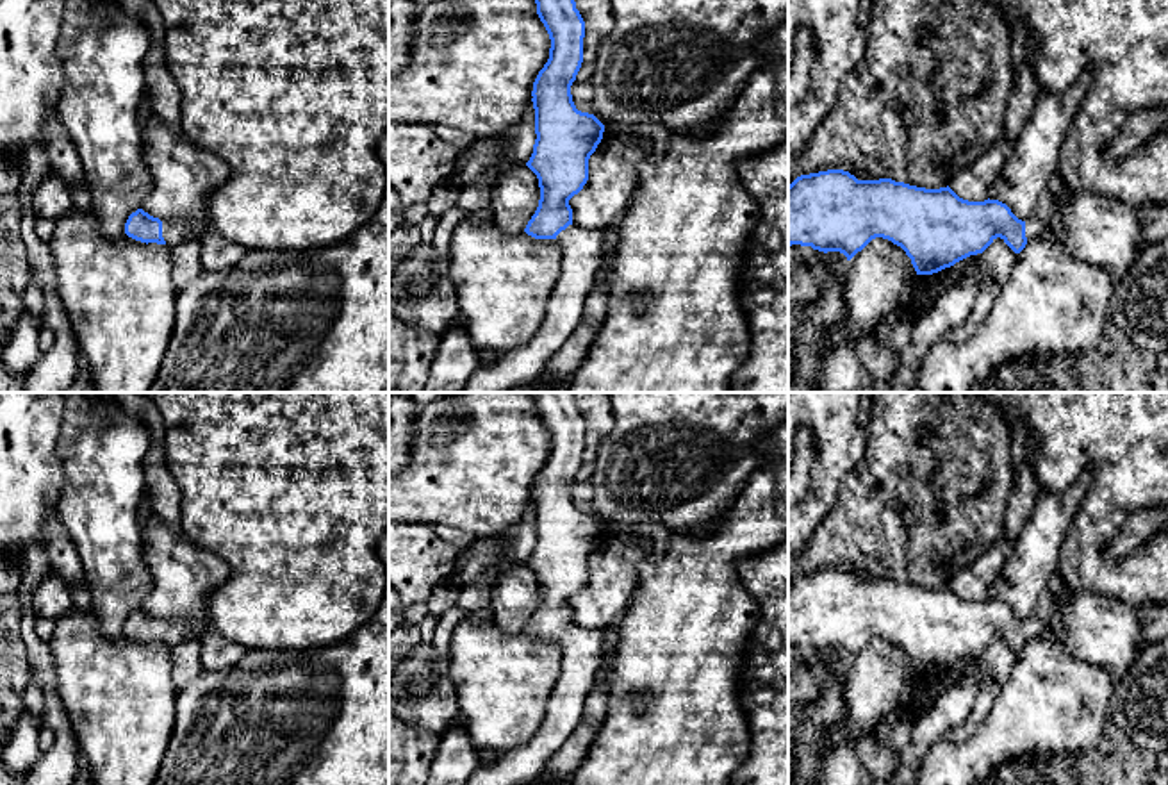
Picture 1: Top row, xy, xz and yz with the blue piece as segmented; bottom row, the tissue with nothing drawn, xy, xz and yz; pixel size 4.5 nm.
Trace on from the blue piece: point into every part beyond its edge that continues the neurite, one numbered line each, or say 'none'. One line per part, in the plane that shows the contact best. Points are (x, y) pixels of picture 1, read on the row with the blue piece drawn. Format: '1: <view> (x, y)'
1: xy (179, 229)

